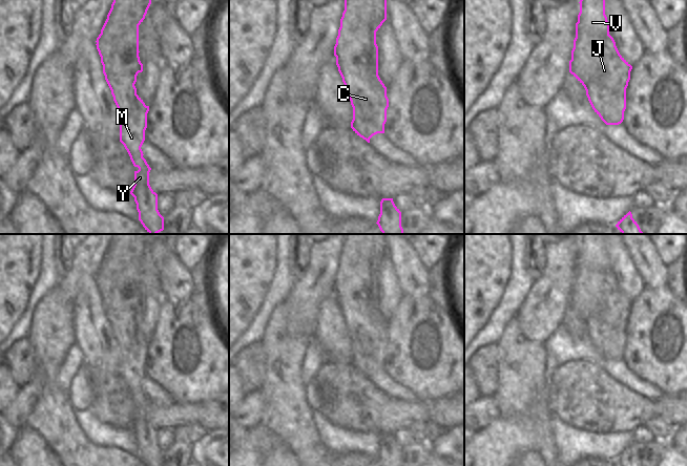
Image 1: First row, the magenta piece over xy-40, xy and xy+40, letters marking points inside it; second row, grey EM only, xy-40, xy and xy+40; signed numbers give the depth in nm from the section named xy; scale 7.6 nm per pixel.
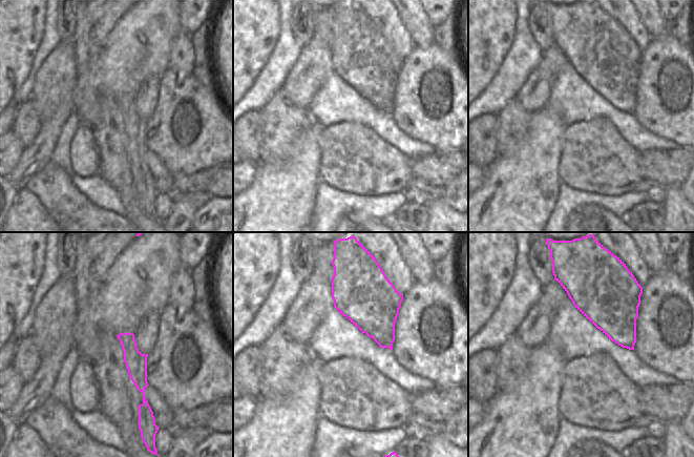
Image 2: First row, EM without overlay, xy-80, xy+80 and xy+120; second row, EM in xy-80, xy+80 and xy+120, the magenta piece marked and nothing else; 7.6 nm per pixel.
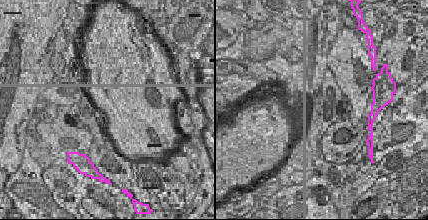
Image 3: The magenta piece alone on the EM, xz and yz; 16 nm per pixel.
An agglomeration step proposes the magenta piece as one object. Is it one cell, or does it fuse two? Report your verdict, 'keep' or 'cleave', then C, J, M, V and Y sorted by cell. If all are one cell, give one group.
cleave; groups C M V Y / J

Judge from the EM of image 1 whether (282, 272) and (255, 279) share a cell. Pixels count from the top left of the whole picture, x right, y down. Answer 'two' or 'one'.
two

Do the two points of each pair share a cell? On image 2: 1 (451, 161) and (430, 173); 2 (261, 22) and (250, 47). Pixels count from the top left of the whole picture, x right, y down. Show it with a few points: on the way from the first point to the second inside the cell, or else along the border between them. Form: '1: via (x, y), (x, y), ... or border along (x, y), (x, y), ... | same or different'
1: via (446, 166), (436, 169) | same
2: via (255, 28), (250, 34), (250, 41) | same

